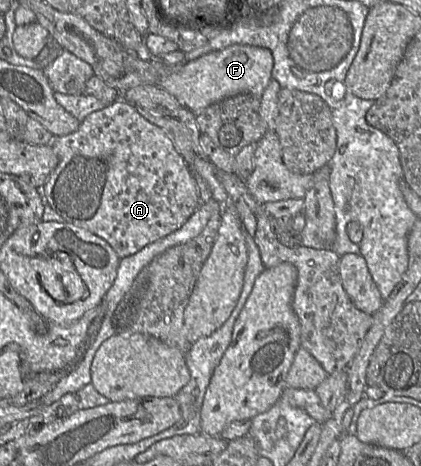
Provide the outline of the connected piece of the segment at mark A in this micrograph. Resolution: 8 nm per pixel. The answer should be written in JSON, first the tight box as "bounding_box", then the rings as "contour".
{"bounding_box":[40,98,199,259],"contour":[[[119,98],[105,108],[89,114],[80,122],[75,132],[65,136],[55,137],[50,145],[58,156],[58,163],[40,189],[45,206],[53,209],[64,219],[65,223],[84,228],[104,239],[113,248],[120,259],[133,255],[146,245],[176,231],[187,221],[196,208],[199,207],[198,188],[193,172],[183,157],[176,151],[172,140],[161,128],[146,120],[135,106],[123,98]]]}

